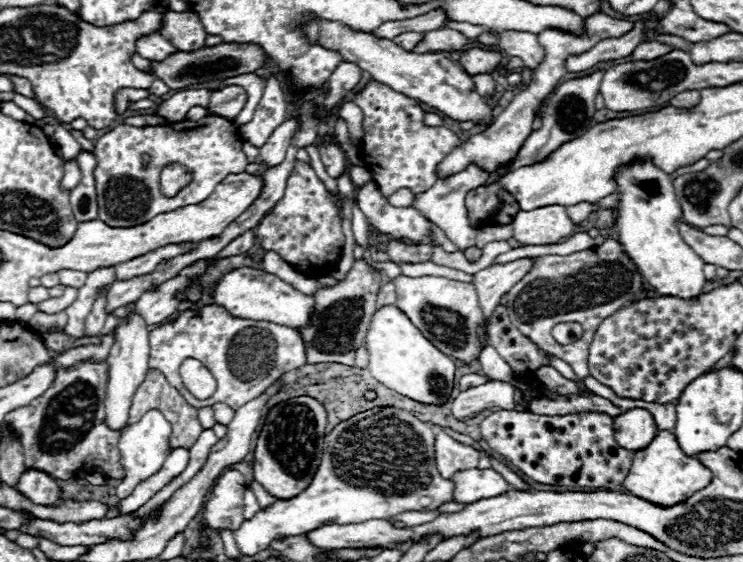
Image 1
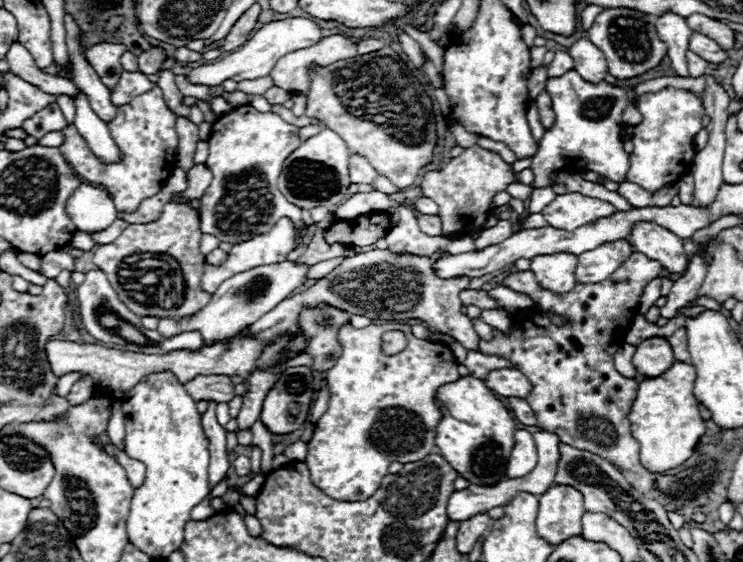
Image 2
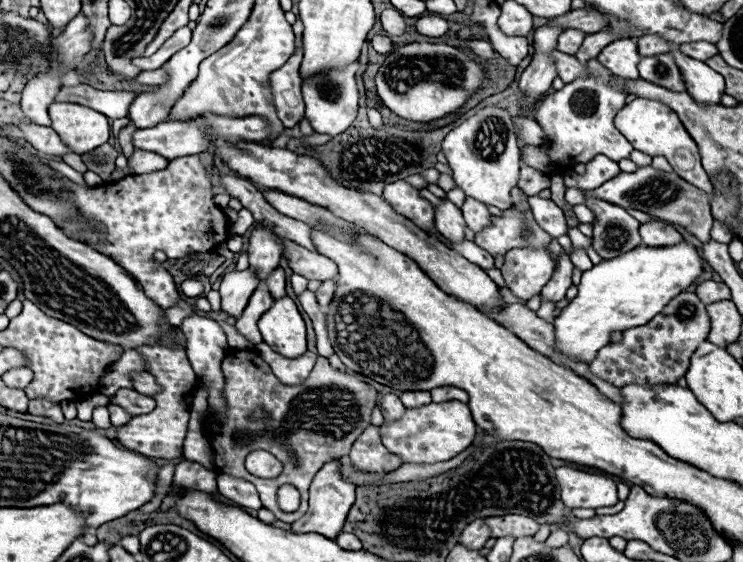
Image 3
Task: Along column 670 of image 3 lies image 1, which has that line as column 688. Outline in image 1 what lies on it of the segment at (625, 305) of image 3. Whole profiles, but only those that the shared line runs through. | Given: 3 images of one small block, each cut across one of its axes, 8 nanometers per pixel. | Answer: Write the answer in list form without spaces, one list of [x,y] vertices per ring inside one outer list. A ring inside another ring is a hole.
[[[650,158],[634,160],[616,170],[616,192],[620,192],[620,200],[614,206],[618,212],[618,240],[646,282],[660,296],[690,300],[702,294],[706,282],[702,272],[704,260],[680,236],[678,220],[682,220],[682,208],[676,200],[672,178],[654,166]]]

